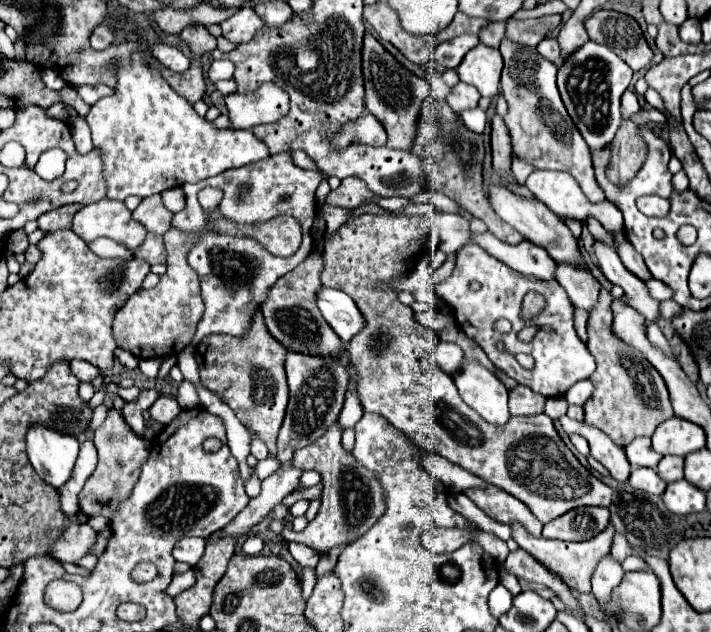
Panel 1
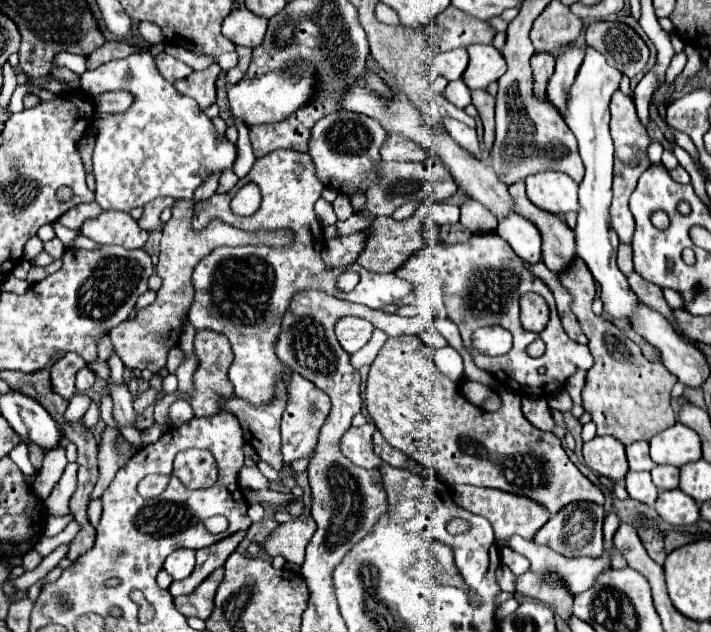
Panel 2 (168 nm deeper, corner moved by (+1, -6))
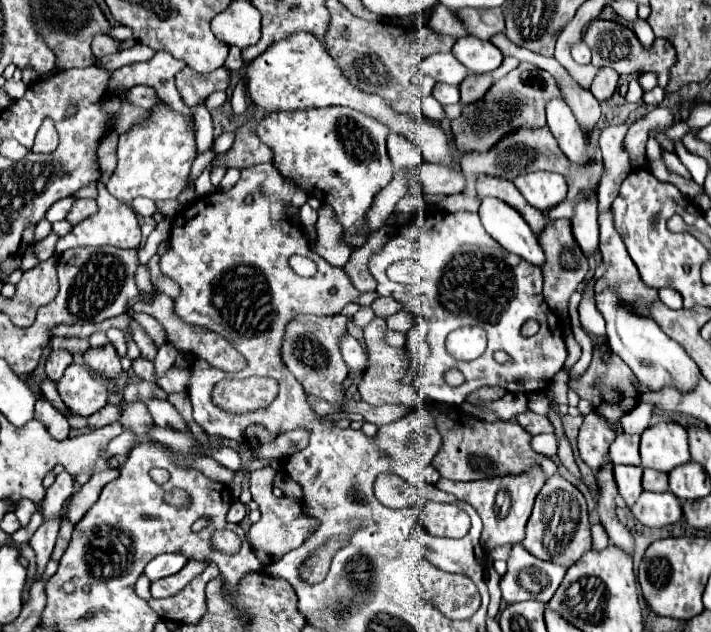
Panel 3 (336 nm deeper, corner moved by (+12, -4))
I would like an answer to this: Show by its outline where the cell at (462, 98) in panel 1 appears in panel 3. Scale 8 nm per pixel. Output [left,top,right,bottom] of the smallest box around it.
[432,82,460,106]

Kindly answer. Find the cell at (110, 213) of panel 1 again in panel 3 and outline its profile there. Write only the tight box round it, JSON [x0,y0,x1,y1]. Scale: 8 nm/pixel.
[54,179,142,255]

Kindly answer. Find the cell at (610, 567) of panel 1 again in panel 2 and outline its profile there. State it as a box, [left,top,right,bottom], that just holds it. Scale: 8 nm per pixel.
[509,536,609,594]

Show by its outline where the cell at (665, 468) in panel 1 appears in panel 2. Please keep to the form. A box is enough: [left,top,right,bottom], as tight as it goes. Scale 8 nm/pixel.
[651,466,679,490]

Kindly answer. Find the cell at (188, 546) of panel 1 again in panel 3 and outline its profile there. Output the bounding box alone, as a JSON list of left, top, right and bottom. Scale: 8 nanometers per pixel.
[144,554,188,580]

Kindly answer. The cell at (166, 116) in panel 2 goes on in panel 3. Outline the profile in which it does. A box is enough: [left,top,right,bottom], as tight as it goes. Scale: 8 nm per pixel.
[106,102,196,204]

